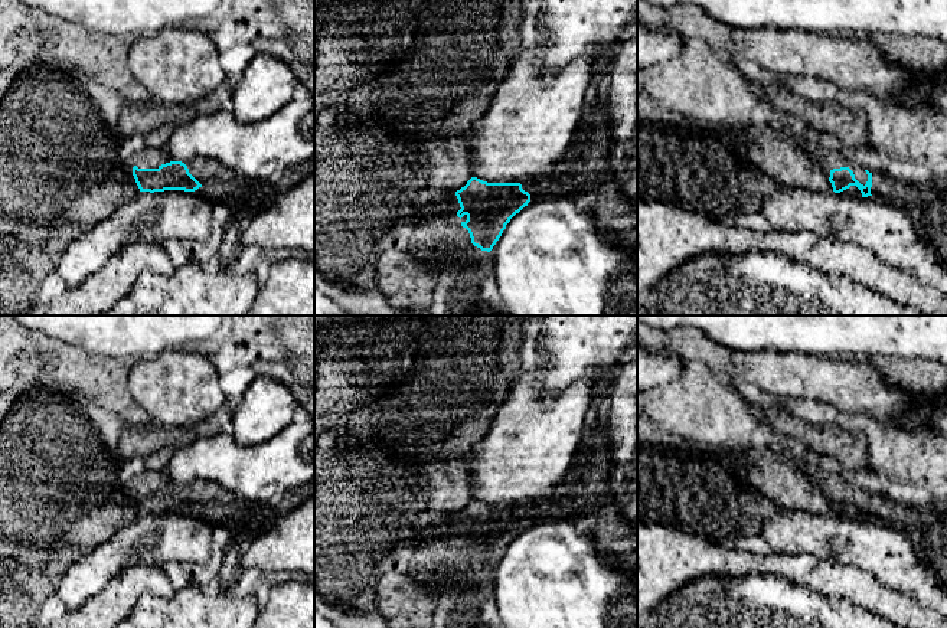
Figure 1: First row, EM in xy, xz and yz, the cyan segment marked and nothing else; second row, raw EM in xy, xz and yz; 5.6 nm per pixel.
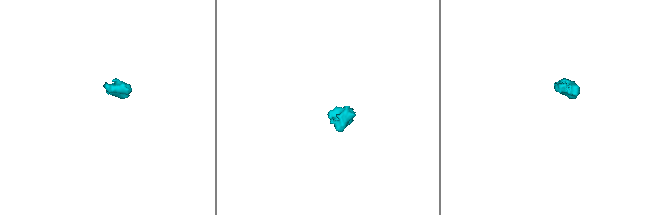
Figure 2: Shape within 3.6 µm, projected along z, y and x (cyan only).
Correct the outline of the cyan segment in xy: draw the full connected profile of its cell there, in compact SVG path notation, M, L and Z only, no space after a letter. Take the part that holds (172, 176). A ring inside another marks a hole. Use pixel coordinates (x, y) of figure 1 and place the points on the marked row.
M196 158L189 166L170 161L157 169L133 167L140 192L184 190L195 192L202 186L228 179L228 171L213 160Z

